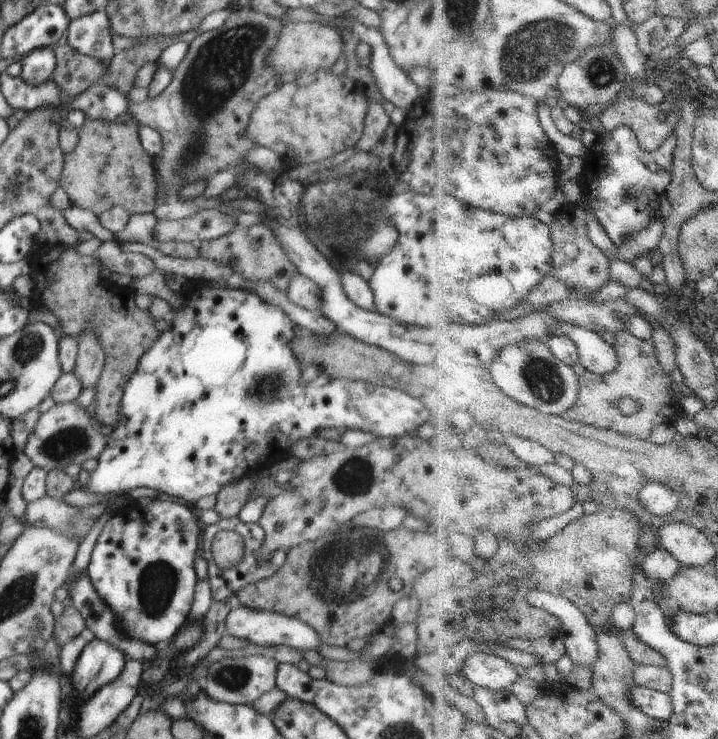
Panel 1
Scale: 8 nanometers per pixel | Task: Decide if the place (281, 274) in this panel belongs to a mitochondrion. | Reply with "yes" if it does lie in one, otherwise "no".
yes

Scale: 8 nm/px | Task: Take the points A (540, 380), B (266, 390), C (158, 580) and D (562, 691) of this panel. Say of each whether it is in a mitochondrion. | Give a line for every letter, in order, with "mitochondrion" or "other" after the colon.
A: mitochondrion
B: mitochondrion
C: mitochondrion
D: other

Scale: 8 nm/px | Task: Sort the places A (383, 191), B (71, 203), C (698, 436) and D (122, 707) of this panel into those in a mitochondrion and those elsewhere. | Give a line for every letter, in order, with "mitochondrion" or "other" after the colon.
A: other
B: other
C: other
D: other

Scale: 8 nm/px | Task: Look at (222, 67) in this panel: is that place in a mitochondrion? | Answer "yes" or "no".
yes

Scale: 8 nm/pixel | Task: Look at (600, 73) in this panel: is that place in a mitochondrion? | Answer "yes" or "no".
yes

